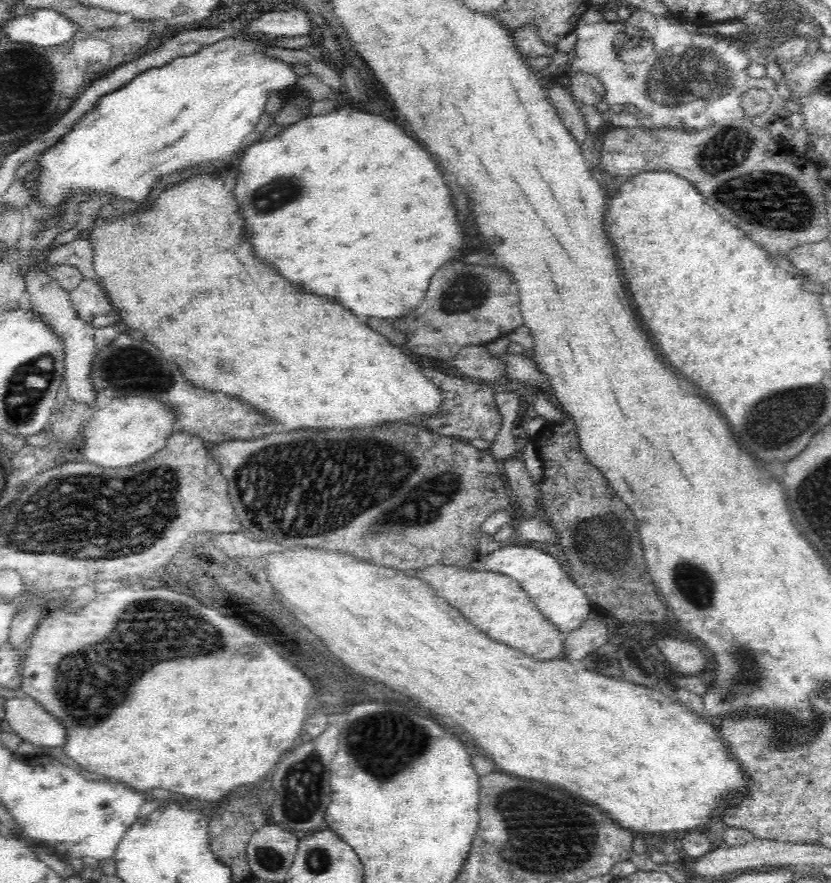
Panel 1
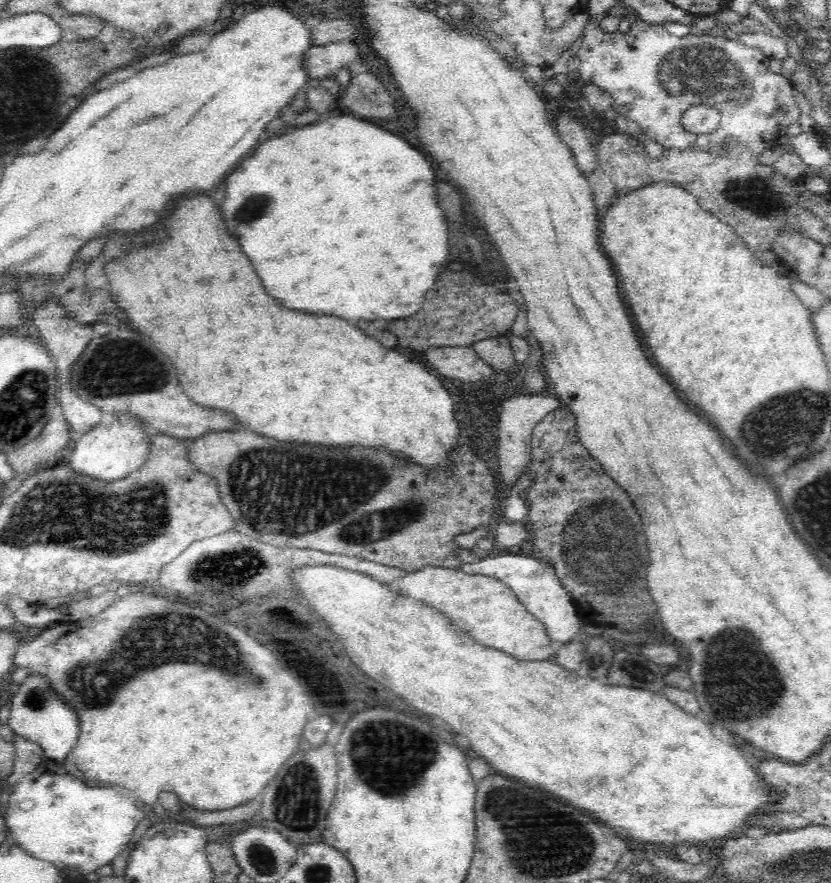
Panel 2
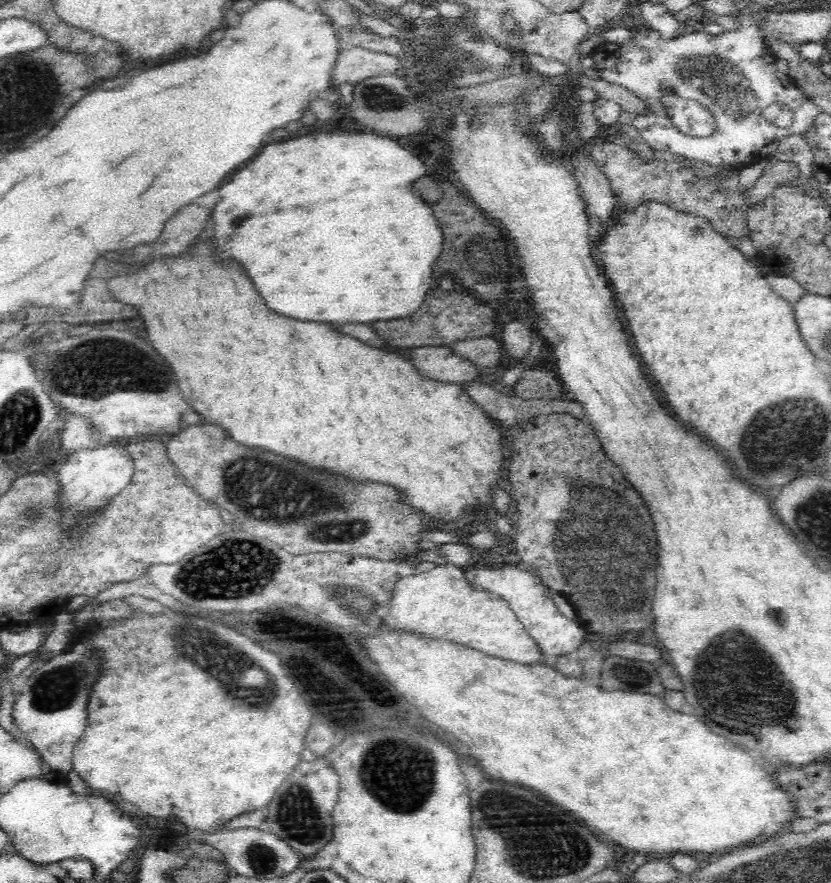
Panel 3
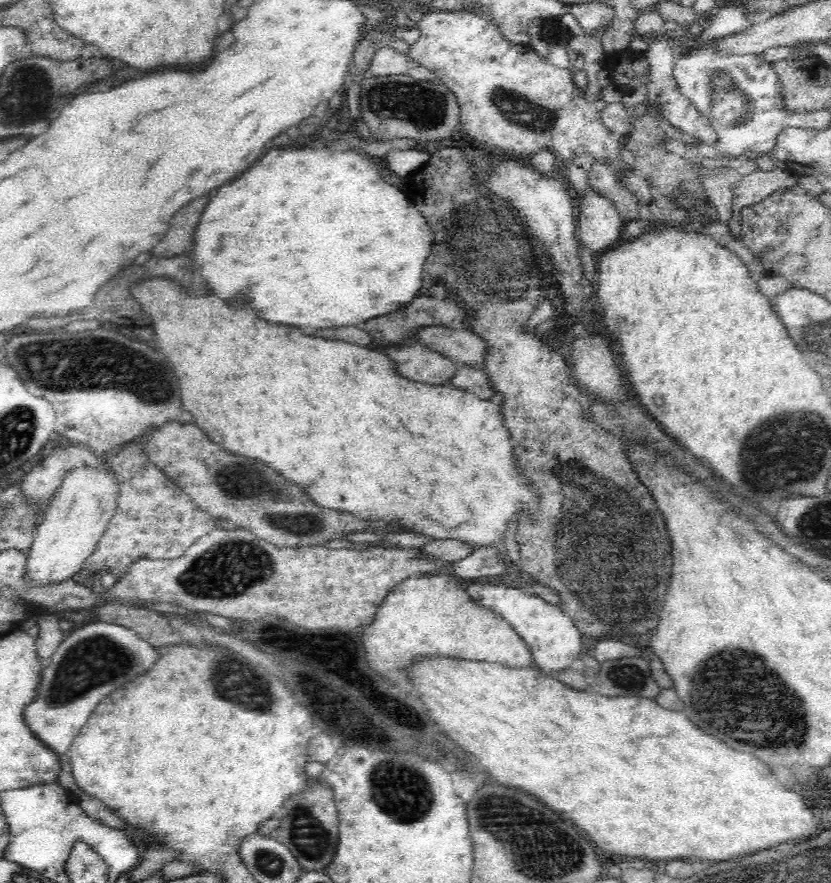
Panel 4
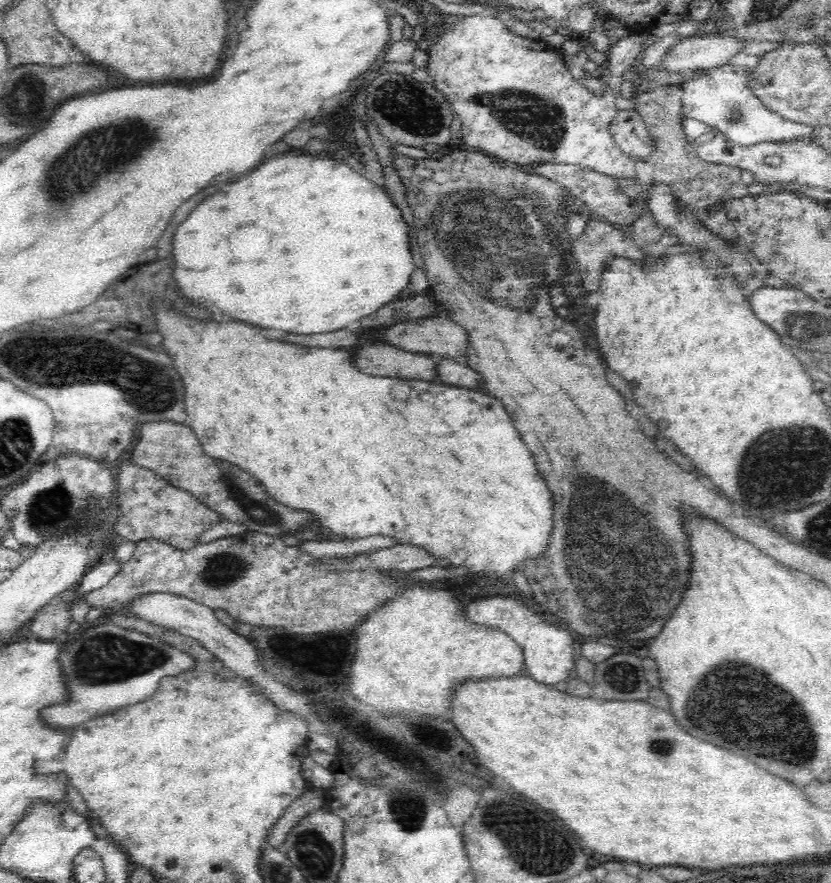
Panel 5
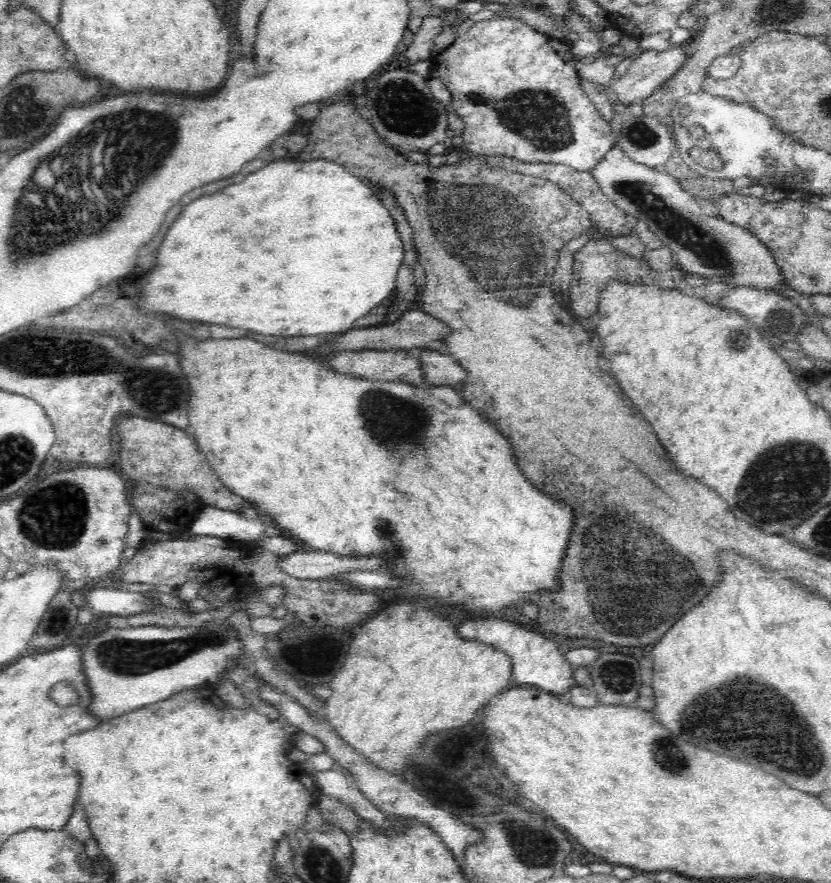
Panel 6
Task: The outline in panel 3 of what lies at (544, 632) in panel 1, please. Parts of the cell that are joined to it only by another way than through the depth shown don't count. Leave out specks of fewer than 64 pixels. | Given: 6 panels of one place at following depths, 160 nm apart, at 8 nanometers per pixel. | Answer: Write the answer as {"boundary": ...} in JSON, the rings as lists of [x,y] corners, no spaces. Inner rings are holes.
{"boundary":[[[450,563],[437,565],[429,571],[401,578],[394,587],[392,598],[385,609],[388,622],[396,622],[396,626],[410,626],[410,630],[422,630],[424,634],[436,634],[436,638],[452,638],[454,642],[472,646],[476,650],[484,650],[484,653],[498,658],[520,663],[540,663],[544,656],[536,640],[527,632],[527,628],[519,620],[512,607],[504,597],[490,592],[490,590],[478,590],[466,578],[461,567]]]}

